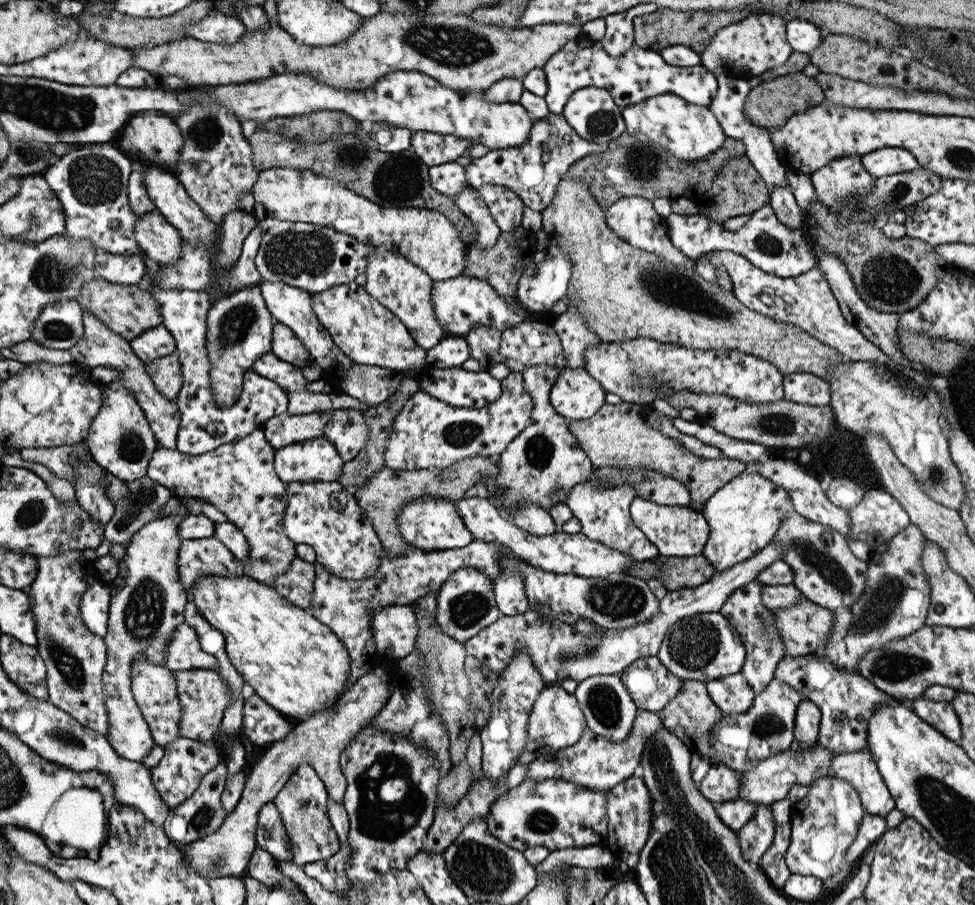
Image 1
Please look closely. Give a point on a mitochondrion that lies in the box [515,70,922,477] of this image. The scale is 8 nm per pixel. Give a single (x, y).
(673, 289)

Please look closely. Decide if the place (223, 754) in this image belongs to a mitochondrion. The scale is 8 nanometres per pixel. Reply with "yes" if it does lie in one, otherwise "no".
no

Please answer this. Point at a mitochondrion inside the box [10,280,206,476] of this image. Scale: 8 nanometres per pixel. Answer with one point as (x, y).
(130, 446)

